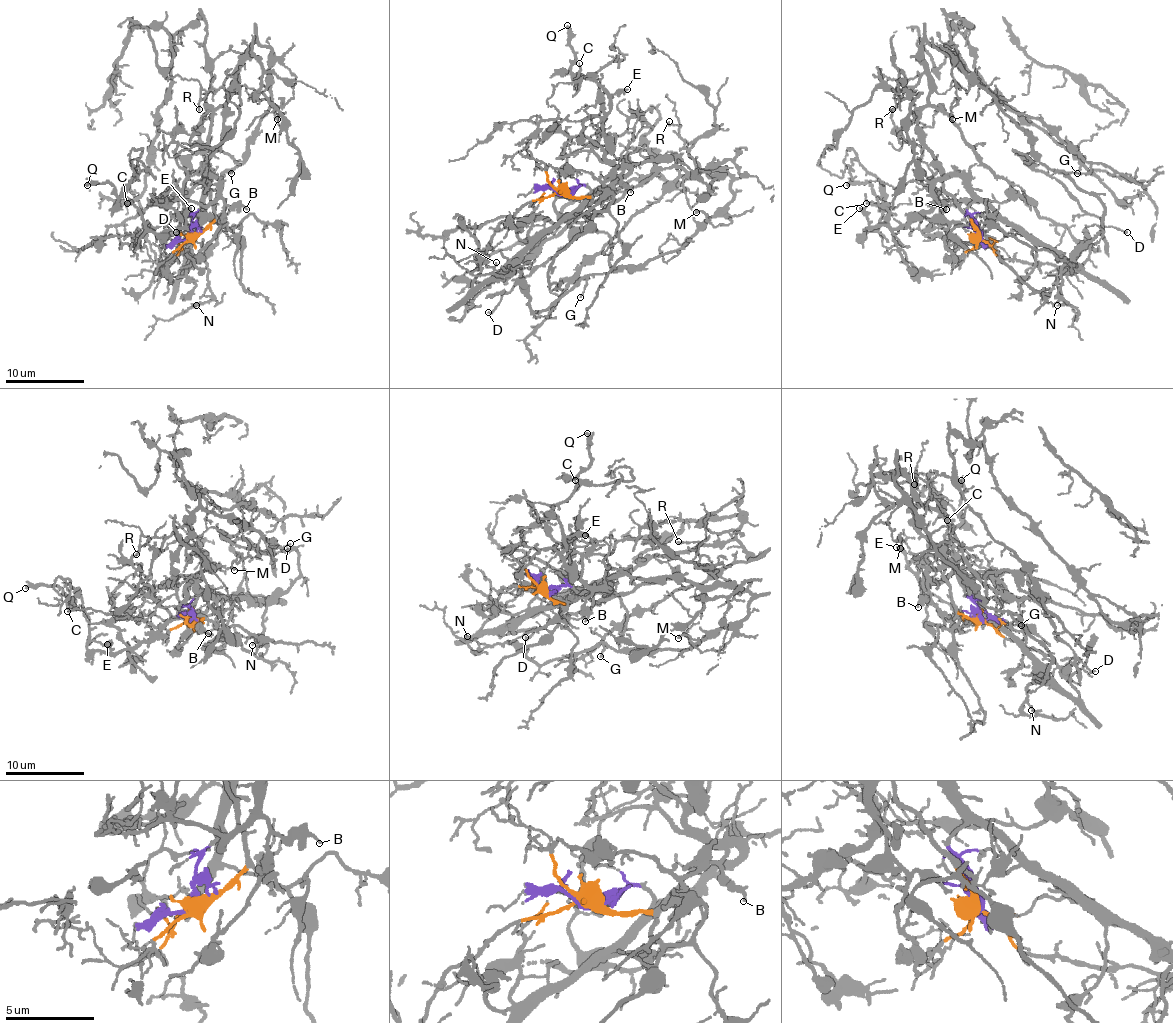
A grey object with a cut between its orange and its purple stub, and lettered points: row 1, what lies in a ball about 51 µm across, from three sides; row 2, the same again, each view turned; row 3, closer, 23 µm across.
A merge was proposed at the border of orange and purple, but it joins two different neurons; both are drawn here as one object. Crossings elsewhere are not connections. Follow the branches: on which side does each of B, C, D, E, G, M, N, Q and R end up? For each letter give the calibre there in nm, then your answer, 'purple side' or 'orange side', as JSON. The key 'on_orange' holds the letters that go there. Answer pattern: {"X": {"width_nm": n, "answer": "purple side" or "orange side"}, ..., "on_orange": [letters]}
{"B": {"width_nm": 150, "answer": "purple side"}, "C": {"width_nm": 120, "answer": "purple side"}, "D": {"width_nm": 160, "answer": "orange side"}, "E": {"width_nm": 280, "answer": "purple side"}, "G": {"width_nm": 100, "answer": "orange side"}, "M": {"width_nm": 120, "answer": "orange side"}, "N": {"width_nm": 100, "answer": "orange side"}, "Q": {"width_nm": 320, "answer": "purple side"}, "R": {"width_nm": 150, "answer": "orange side"}, "on_orange": ["D", "G", "M", "N", "R"]}

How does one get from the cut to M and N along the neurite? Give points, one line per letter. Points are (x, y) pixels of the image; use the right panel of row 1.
M: (980, 235), (944, 190), (942, 167), (918, 127), (929, 88), (925, 41), (951, 57), (959, 98), (952, 120)
N: (980, 235), (918, 127), (925, 41), (1105, 208), (1061, 268), (1057, 306)

